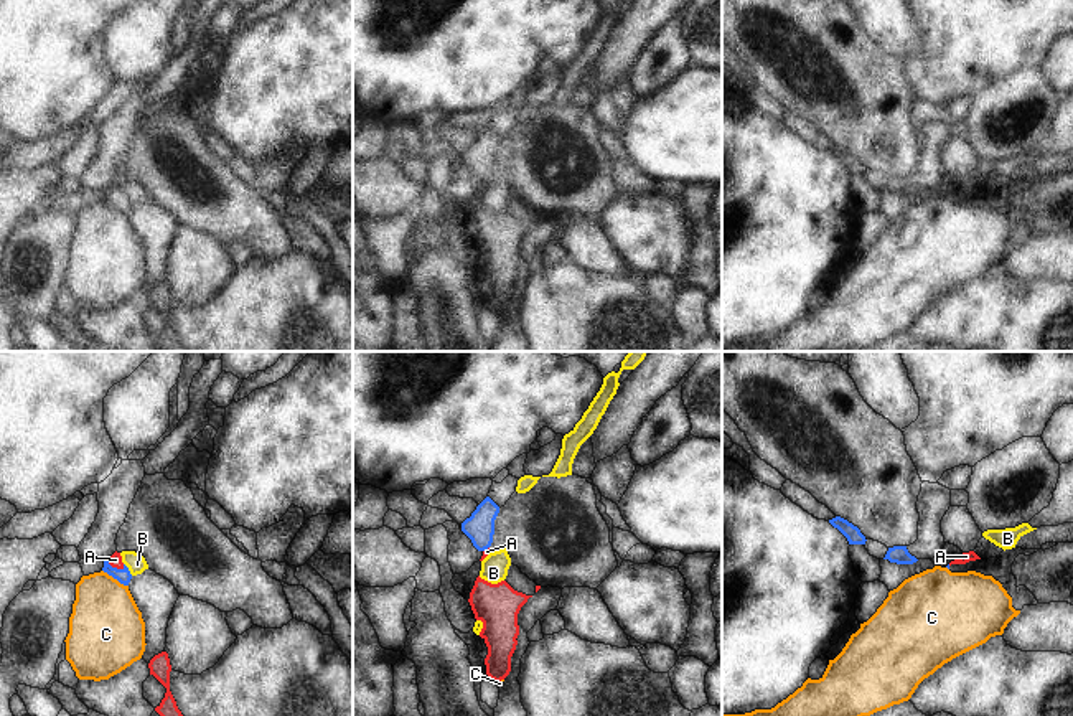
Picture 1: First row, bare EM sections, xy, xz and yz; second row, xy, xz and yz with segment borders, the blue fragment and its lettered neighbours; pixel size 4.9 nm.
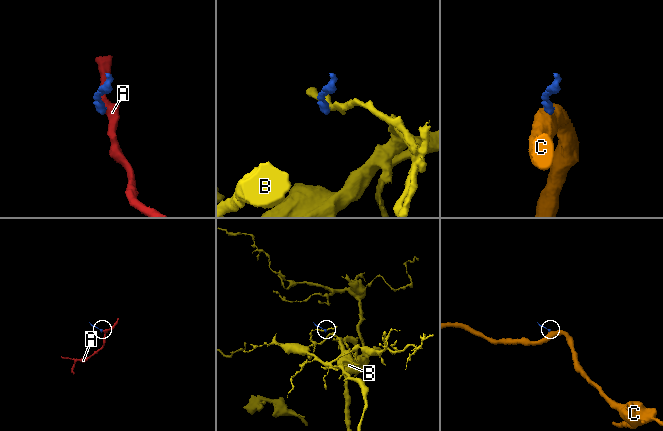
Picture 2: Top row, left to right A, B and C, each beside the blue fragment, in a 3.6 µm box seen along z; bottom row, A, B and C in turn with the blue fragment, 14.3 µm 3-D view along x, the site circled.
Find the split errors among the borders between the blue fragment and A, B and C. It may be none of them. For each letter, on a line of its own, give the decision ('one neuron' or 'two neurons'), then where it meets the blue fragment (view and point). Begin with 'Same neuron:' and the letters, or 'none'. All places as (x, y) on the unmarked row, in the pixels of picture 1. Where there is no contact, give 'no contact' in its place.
Same neuron: A
A: one neuron; contact xy (114, 198)
B: two neurons; contact xy (127, 200)
C: two neurons; contact xy (116, 208)

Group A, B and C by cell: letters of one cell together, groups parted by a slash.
A / B / C

